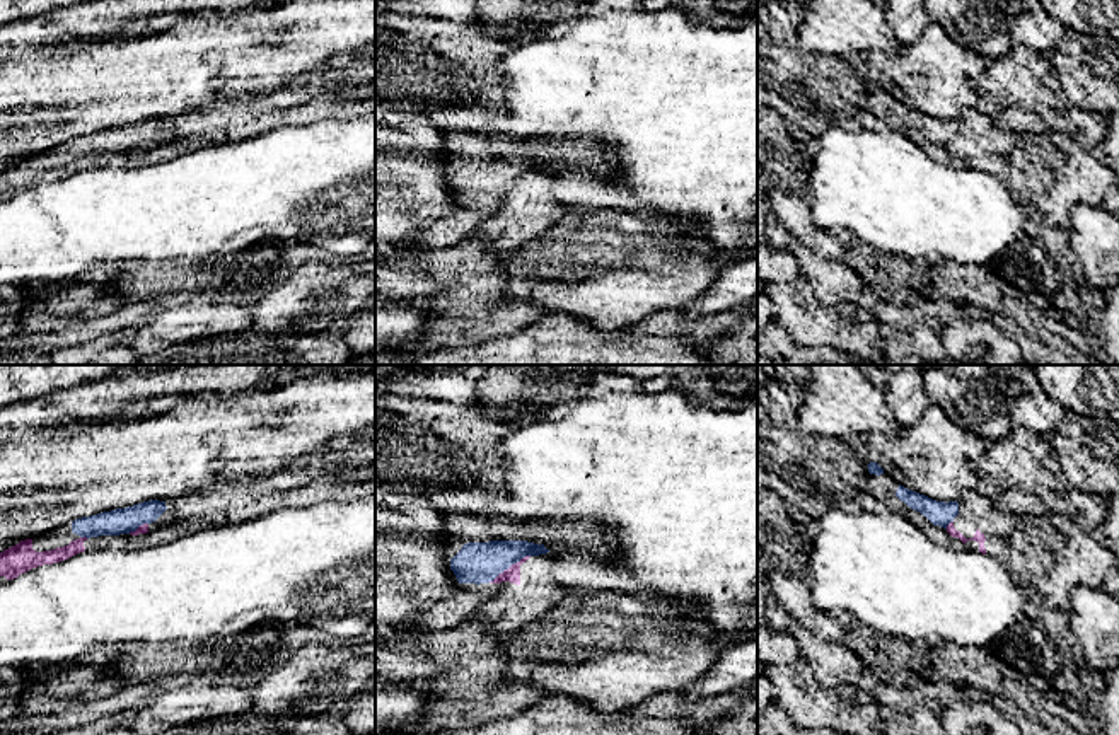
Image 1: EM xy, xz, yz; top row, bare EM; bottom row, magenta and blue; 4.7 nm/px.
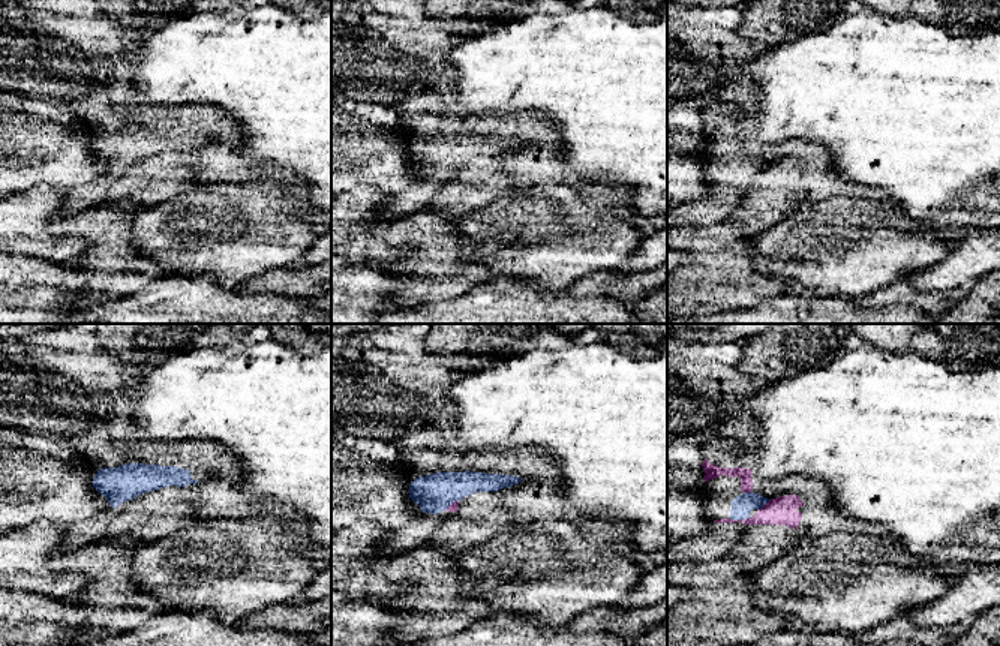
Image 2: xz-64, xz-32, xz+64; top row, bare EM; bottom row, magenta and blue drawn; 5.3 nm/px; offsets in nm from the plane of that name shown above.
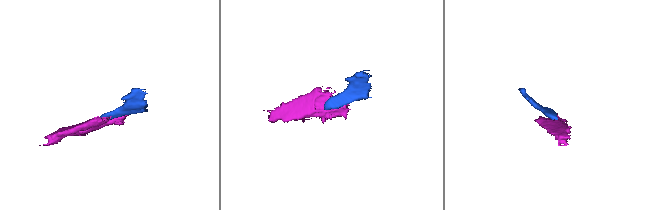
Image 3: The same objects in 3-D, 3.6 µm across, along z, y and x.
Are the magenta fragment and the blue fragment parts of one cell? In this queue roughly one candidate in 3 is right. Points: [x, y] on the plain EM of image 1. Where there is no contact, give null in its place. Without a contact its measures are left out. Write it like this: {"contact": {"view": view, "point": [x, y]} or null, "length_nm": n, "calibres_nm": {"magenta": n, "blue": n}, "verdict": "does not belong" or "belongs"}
{"contact": {"view": "xz", "point": [510, 185]}, "length_nm": 240, "calibres_nm": {"magenta": 70, "blue": 190}, "verdict": "belongs"}

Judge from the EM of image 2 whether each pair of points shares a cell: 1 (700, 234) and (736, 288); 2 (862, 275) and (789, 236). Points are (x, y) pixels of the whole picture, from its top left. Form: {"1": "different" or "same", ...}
{"1": "same", "2": "same"}

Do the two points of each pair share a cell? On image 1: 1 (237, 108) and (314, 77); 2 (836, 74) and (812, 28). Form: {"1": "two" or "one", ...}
{"1": "one", "2": "two"}

